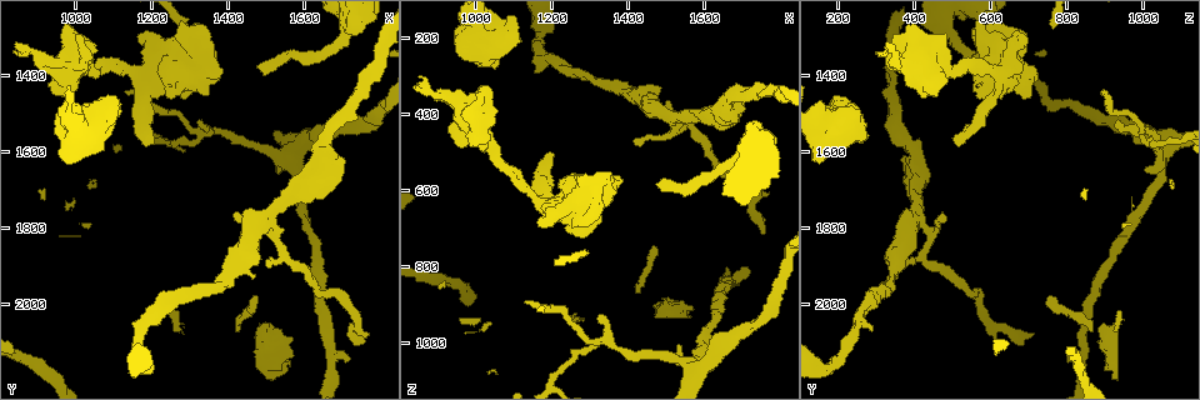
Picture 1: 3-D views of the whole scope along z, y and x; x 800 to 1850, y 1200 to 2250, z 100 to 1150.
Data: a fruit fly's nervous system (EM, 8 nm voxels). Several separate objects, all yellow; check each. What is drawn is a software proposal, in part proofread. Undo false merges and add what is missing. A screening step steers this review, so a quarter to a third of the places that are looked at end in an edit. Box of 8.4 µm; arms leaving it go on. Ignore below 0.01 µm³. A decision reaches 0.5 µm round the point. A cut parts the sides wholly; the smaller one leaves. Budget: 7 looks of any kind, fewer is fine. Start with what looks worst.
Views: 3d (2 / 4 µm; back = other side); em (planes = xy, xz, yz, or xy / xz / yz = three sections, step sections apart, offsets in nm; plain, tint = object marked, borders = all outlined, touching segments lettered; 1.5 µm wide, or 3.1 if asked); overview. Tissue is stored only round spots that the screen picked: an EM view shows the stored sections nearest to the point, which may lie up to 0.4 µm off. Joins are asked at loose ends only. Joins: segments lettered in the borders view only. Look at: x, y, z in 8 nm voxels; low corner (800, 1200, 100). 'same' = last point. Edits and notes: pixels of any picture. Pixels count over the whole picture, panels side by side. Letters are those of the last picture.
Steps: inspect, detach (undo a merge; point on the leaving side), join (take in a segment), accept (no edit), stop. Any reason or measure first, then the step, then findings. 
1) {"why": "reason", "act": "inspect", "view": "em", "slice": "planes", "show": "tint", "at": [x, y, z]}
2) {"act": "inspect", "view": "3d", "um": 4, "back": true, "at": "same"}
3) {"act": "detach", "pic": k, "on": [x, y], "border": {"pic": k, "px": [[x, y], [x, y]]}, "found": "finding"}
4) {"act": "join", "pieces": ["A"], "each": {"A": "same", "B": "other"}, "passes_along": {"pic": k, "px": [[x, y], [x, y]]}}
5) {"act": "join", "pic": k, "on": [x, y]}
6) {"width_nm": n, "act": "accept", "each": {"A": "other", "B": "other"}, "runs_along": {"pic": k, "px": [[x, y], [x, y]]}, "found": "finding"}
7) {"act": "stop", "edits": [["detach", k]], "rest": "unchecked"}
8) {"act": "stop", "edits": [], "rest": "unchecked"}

{"why": "free end", "act": "inspect", "view": "em", "slice": "yz", "step": 8, "show": "plain", "at": [1530, 1640, 1000]}

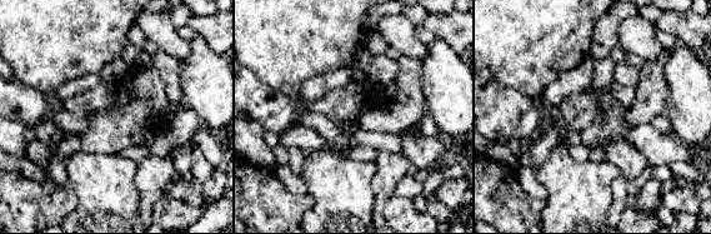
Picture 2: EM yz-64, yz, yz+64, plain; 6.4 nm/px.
{"why": "what lies round it", "act": "inspect", "view": "em", "slice": "yz", "step": 8, "show": "borders", "at": "same"}

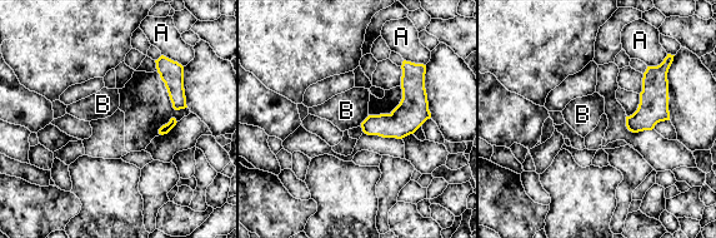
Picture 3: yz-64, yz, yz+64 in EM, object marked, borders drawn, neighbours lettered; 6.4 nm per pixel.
{"act": "accept", "each": {"A": "other", "B": "other"}, "border": {"pic": 3, "px": [[369, 115], [360, 124]]}, "found": "none of them fits"}

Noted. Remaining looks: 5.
{"why": "thick turns thin", "act": "inspect", "view": "em", "slice": "planes", "show": "borders", "at": [900, 1355, 355]}

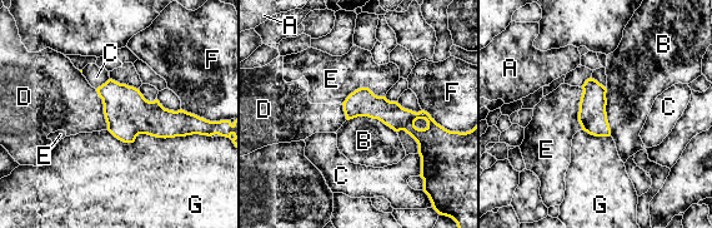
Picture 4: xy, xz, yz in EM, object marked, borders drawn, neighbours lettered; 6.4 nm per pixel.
{"longest_contact_nm": ["G", 650], "act": "accept", "each": {"A": "other", "B": "other", "C": "other", "D": "other", "E": "other", "F": "other", "G": "other"}, "runs_along": {"pic": 4, "px": [[346, 104], [424, 115], [432, 124]]}, "found": "all the same neuron"}

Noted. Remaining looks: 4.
{"act": "inspect", "view": "em", "slice": "planes", "show": "borders", "at": [1350, 1280, 550]}

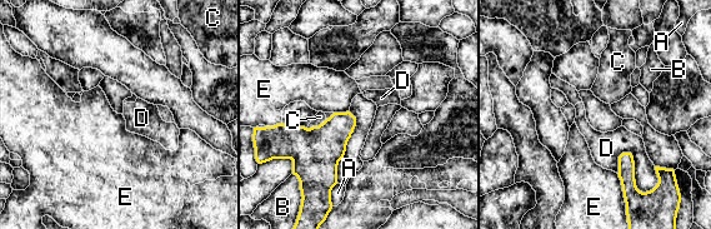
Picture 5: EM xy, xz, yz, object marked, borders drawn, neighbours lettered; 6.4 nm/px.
{"longest_contact_nm": ["D", 260], "act": "accept", "each": {"A": "other", "B": "other", "C": "other", "D": "other", "E": "other"}, "border": {"pic": 5, "px": [[616, 173], [624, 195]]}, "found": "none of them fits"}

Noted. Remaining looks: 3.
{"act": "stop", "edits": [], "rest": "unchecked"}

